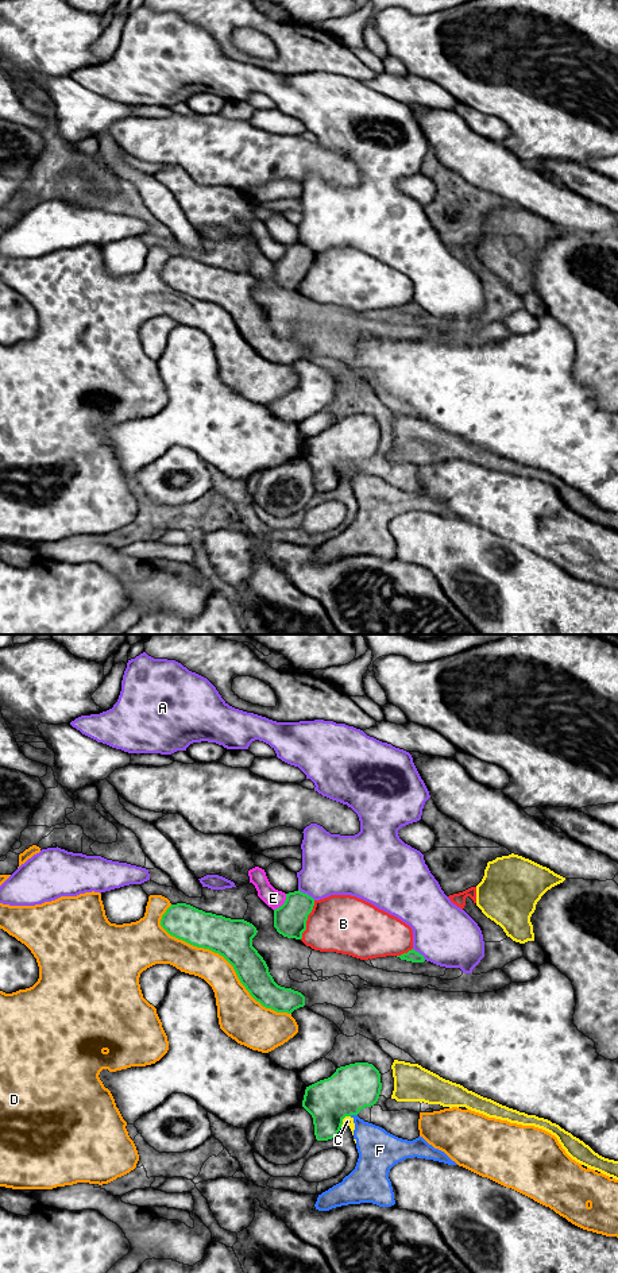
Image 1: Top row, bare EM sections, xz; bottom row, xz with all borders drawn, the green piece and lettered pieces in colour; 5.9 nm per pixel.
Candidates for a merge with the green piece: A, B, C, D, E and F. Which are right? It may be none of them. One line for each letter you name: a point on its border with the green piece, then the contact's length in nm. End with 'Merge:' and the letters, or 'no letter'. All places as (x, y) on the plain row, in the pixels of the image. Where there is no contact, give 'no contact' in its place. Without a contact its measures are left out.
Merge: no letter

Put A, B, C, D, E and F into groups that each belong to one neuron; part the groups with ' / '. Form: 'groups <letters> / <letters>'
groups A / B / C F / D / E

